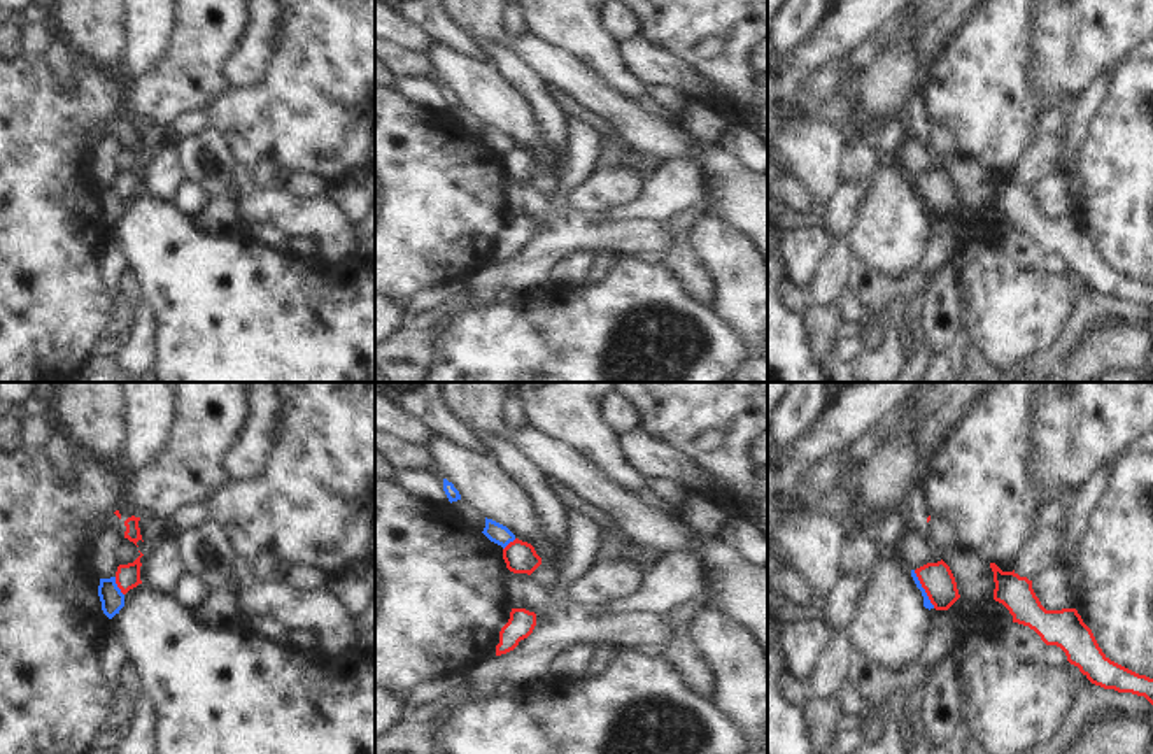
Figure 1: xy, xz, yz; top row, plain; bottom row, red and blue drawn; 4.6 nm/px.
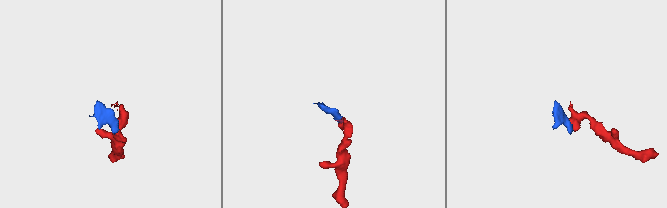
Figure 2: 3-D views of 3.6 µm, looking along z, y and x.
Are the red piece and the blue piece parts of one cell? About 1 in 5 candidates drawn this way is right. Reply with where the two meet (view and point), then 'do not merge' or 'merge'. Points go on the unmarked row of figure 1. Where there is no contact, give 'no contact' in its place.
meets red in yz at (924, 195); do not merge

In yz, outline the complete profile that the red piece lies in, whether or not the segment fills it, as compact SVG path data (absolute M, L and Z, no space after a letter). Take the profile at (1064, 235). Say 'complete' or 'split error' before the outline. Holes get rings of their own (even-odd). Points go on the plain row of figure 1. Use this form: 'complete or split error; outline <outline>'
complete; outline M990 170L990 175L994 207L1009 217L1013 230L1034 237L1046 253L1060 254L1067 268L1092 291L1144 303L1153 312L1153 286L1111 268L1076 216L1046 217L1032 196L1032 188L1015 177L1002 179L995 170Z

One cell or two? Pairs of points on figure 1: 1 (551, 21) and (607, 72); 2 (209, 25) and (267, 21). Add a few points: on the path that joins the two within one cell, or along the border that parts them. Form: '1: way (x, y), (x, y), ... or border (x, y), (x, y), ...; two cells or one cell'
1: way (566, 27), (596, 56); one cell
2: border (249, 18), (228, 60); two cells

